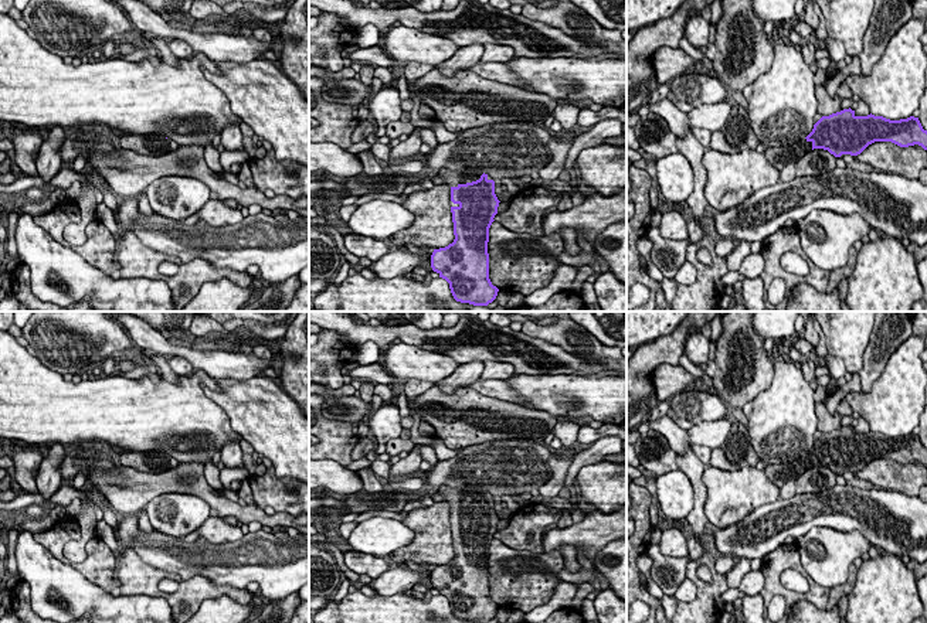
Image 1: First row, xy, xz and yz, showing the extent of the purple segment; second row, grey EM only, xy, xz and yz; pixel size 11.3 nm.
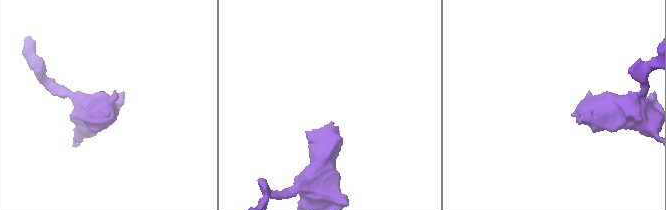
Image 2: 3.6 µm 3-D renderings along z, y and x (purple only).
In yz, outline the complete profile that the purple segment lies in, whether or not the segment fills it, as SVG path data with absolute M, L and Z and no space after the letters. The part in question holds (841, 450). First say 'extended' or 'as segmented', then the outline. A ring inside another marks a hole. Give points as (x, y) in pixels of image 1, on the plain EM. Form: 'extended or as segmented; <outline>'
extended; M849 425L822 433L801 459L792 463L765 464L764 470L771 483L782 487L814 466L828 467L835 474L858 473L875 459L892 459L900 464L918 462L927 467L927 447L914 433L900 438L872 430L856 433L855 428Z

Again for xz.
extended; M475 486L438 488L445 501L451 503L451 524L455 556L445 565L434 566L431 585L449 600L451 610L456 619L473 623L492 620L499 606L489 596L489 545L498 531L499 517L495 511L495 498L490 493Z

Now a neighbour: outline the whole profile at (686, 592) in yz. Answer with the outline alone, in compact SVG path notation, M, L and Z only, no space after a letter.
M686 578L680 586L678 588L678 590L675 592L675 598L679 602L686 602L690 603L696 599L696 585L693 583L693 581L690 581L689 578Z

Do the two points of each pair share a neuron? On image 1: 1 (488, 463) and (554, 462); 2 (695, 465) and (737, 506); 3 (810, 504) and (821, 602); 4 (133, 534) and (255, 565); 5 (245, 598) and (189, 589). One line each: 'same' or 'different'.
1: different
2: different
3: different
4: same
5: same

